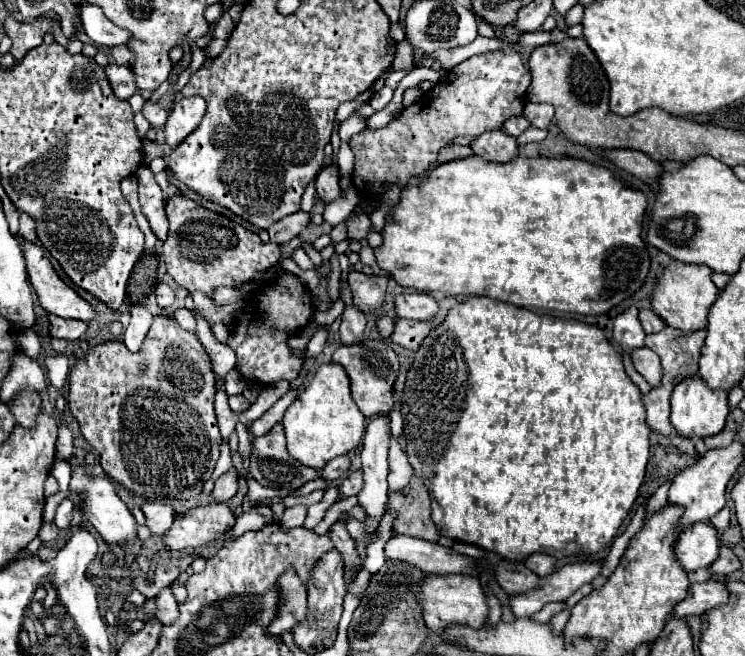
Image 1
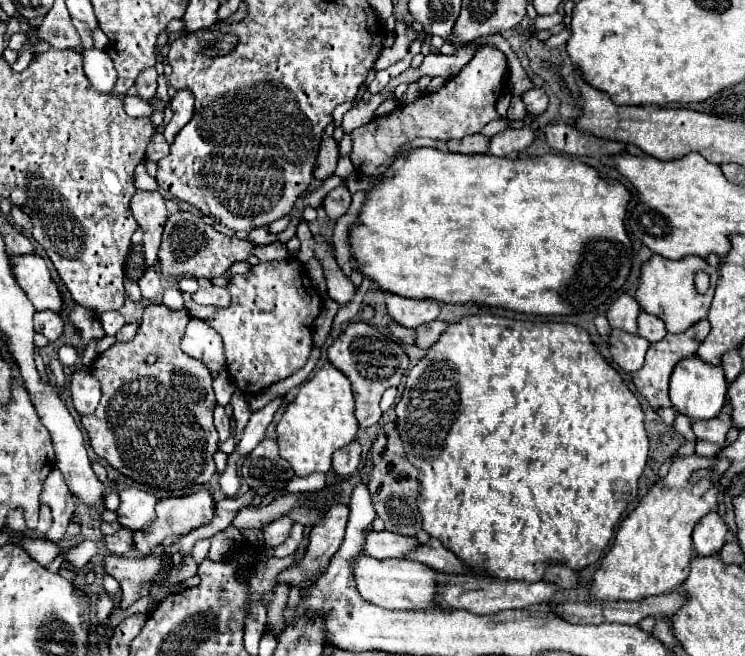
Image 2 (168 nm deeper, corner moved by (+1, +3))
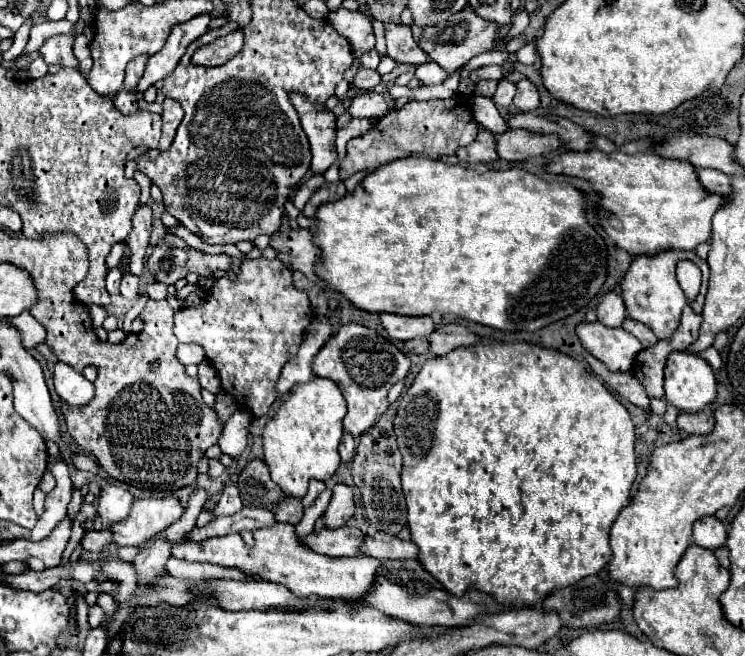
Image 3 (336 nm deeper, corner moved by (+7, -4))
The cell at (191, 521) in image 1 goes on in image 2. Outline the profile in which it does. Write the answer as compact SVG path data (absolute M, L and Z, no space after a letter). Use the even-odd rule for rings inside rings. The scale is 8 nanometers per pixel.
M197 490L189 496L181 496L181 498L163 498L157 502L157 516L155 516L155 522L143 530L137 530L135 536L133 536L133 542L135 542L135 548L145 556L145 554L151 554L153 548L177 538L177 536L183 536L187 532L193 532L205 524L209 524L215 516L217 508L215 508L215 498L211 496L209 490Z

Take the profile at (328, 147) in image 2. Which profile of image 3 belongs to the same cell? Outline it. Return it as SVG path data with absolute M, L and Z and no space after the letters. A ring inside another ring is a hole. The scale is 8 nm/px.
M291 93L291 101L295 111L299 113L299 119L303 123L303 131L309 137L311 143L311 171L313 173L325 173L329 165L337 159L335 151L335 113L327 107L315 107L303 99L299 93Z

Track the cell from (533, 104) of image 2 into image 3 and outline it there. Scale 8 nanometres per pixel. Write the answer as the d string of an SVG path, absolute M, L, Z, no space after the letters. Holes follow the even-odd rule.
M529 79L517 81L517 95L513 99L513 105L519 111L531 111L531 109L539 107L539 93Z

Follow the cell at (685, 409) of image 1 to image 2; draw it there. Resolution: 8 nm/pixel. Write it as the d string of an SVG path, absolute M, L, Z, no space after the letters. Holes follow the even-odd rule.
M697 356L683 358L677 364L677 368L673 370L669 396L671 396L673 408L679 414L691 418L693 422L717 418L719 412L721 412L721 408L723 408L723 404L725 404L725 400L727 400L727 382L725 382L725 376L723 376L723 368L721 366L705 364Z

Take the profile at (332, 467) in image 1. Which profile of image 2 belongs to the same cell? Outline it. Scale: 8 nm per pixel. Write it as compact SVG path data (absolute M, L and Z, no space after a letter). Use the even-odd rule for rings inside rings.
M353 440L351 444L339 448L333 454L331 460L333 460L335 474L339 474L339 476L351 476L357 470L359 462L361 462L361 446L359 446L359 442Z

